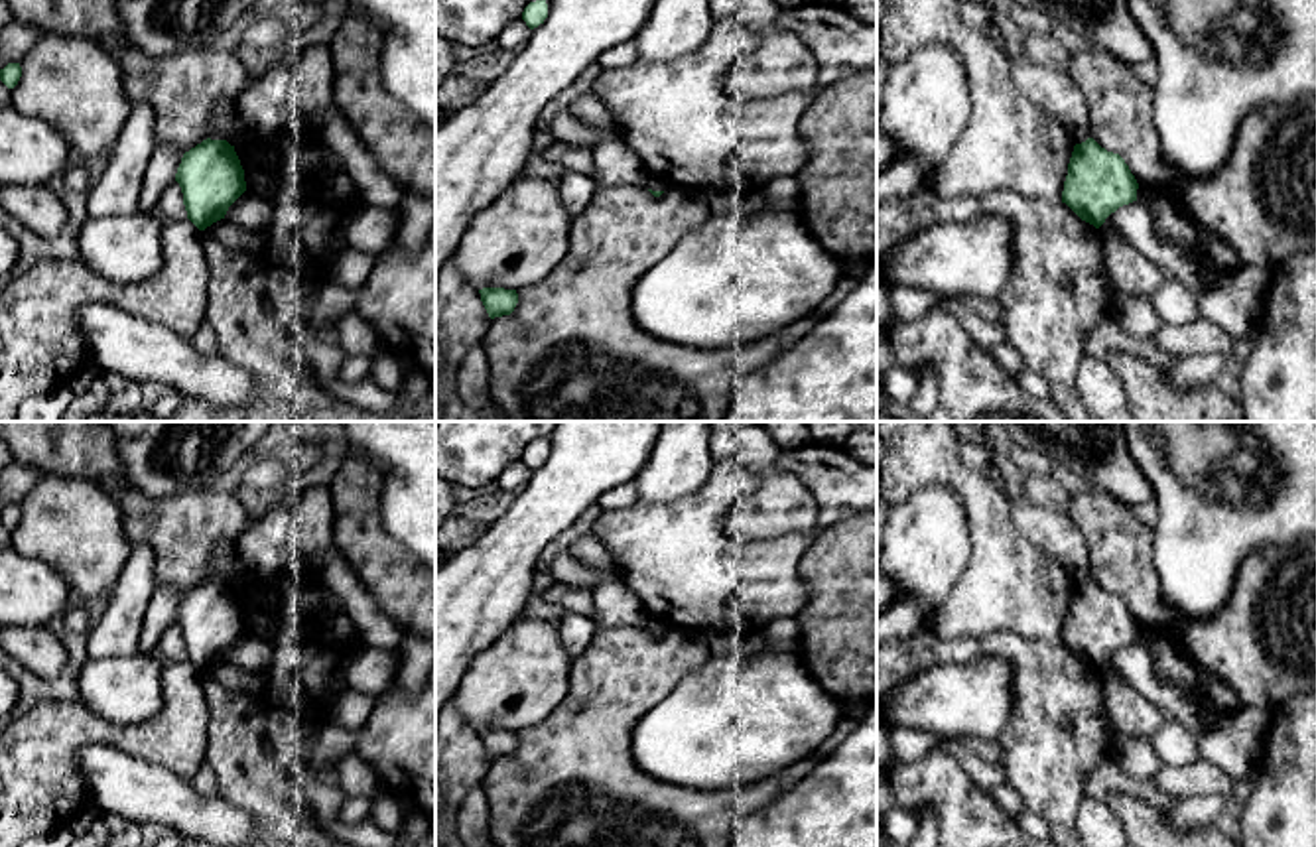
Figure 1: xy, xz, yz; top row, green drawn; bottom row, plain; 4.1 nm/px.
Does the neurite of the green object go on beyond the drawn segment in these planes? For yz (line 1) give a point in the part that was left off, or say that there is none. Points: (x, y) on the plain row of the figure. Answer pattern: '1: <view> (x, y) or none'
1: none

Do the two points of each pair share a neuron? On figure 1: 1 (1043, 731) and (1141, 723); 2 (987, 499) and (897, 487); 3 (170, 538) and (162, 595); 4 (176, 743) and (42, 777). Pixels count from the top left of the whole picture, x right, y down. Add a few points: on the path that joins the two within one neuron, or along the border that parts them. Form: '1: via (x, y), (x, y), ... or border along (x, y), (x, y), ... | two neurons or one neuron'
1: border along (1100, 674), (1106, 714), (1110, 717) | two neurons
2: via (966, 481), (956, 475), (919, 475) | one neuron
3: border along (156, 582), (184, 593) | two neurons
4: via (142, 739), (83, 735), (75, 743) | one neuron

